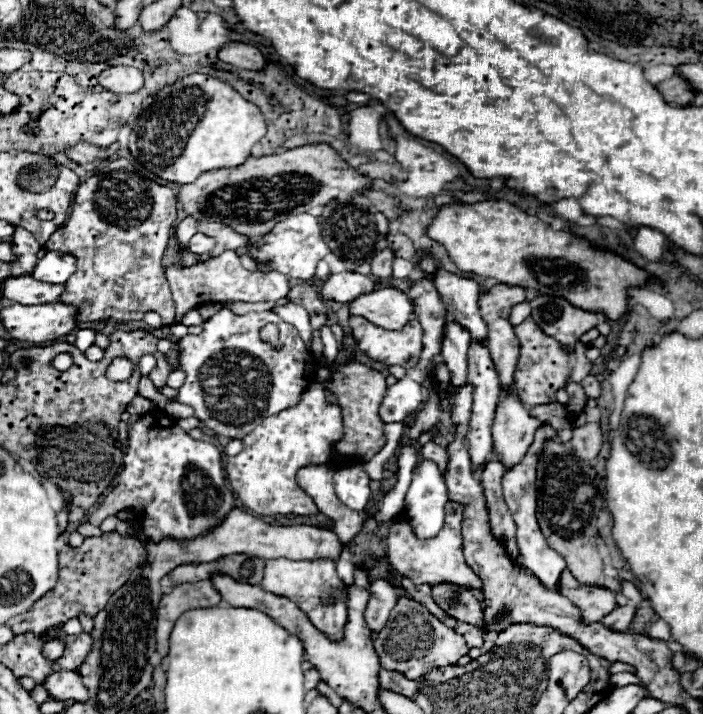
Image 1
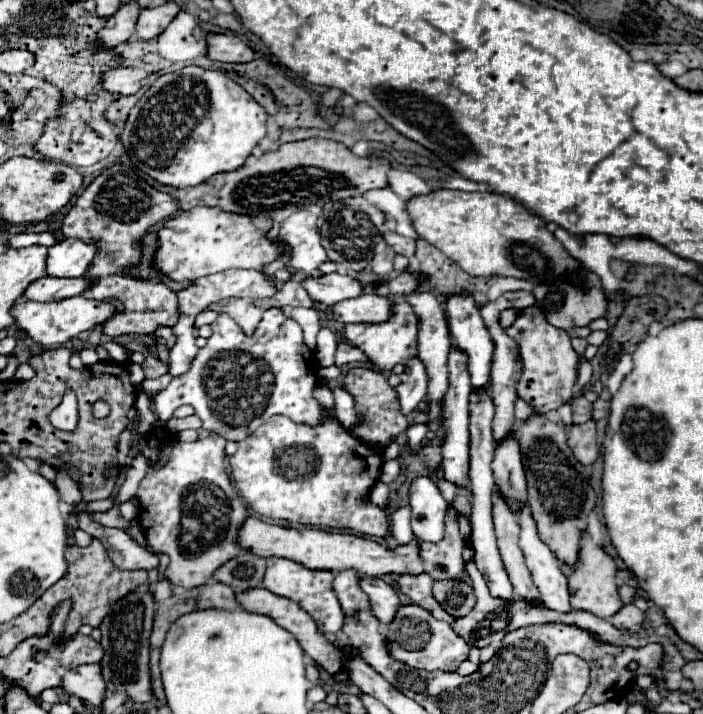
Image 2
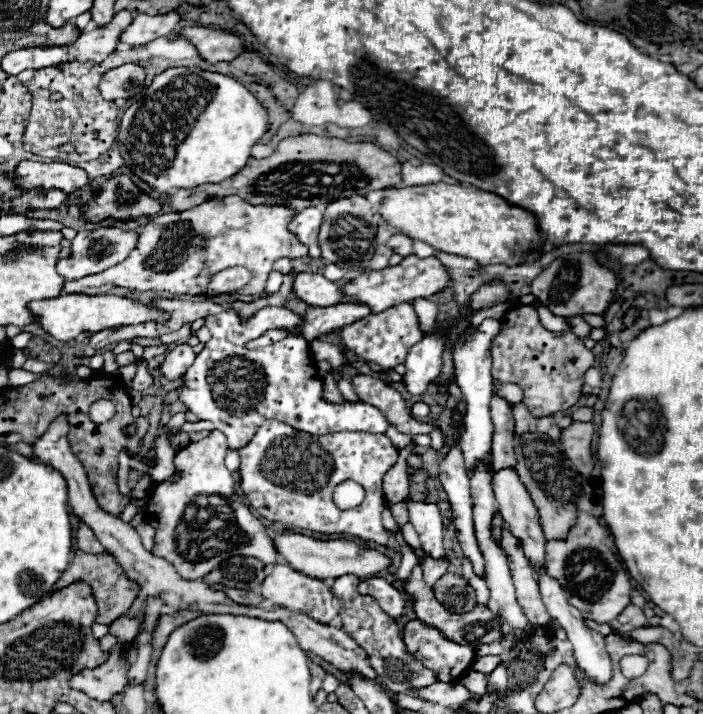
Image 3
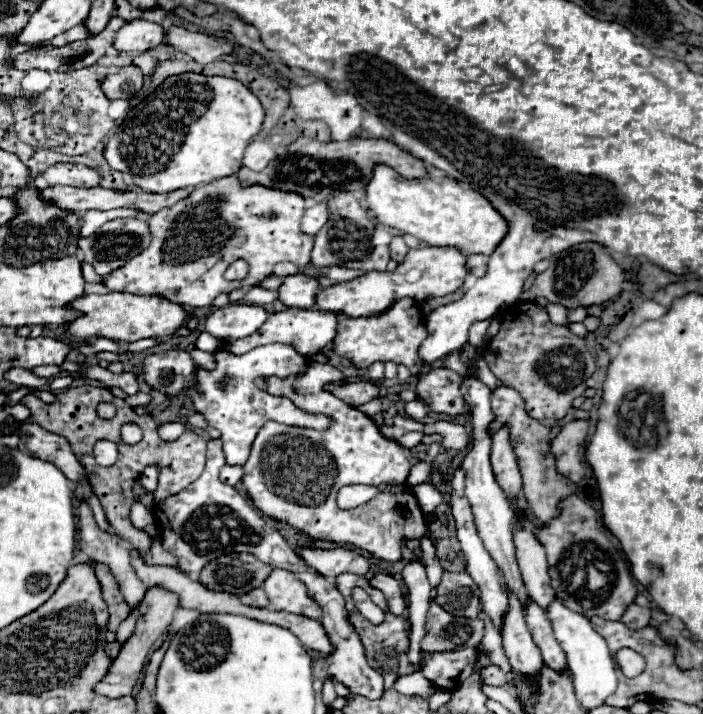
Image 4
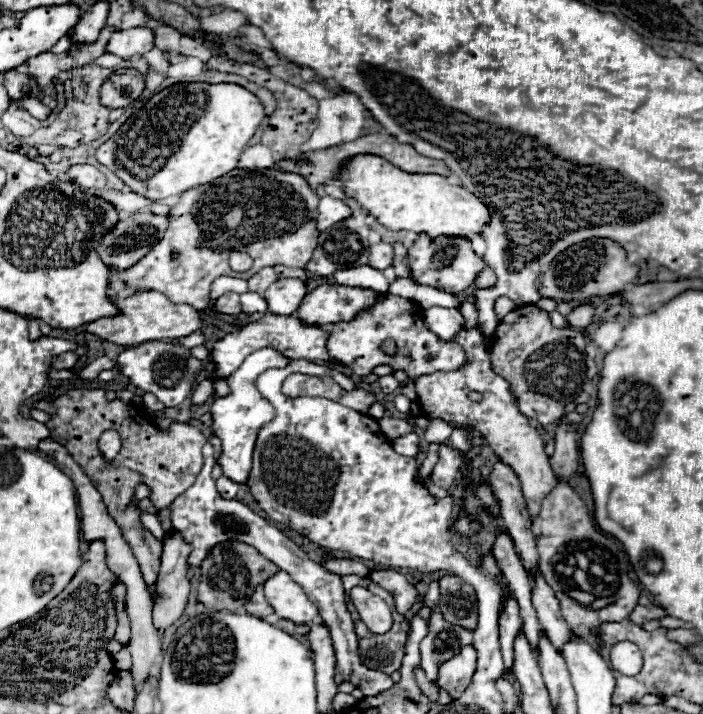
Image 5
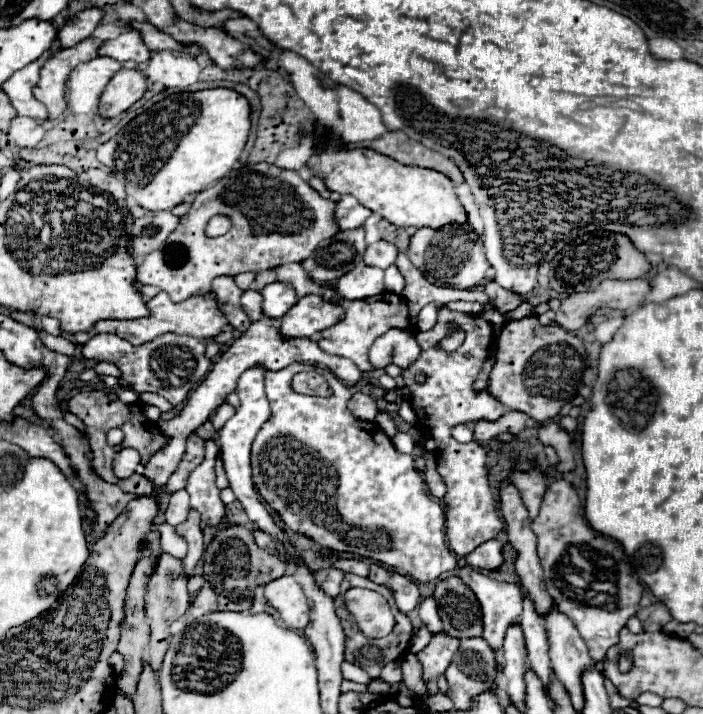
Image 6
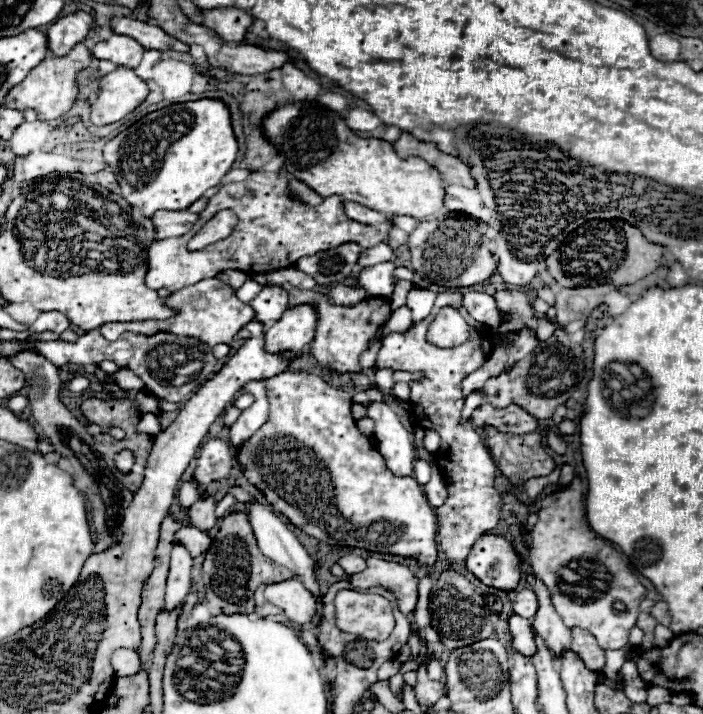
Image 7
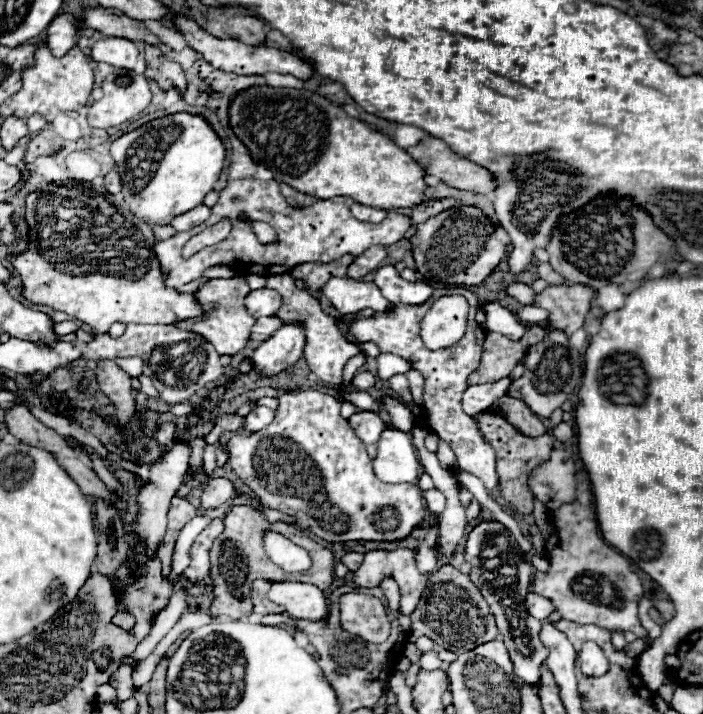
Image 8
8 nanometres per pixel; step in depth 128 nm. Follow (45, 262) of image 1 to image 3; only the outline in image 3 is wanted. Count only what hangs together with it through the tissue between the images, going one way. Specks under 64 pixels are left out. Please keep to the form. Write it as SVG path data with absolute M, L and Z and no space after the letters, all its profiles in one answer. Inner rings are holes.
M98 228L92 232L78 232L70 242L70 252L66 256L60 256L56 262L56 270L62 278L74 280L88 274L98 274L100 270L106 270L118 262L122 262L136 246L138 236L134 230L122 230L122 228Z

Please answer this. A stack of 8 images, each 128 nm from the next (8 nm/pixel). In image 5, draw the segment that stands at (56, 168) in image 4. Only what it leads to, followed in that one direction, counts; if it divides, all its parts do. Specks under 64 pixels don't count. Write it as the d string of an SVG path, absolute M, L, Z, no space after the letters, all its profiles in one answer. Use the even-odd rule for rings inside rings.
M76 164L68 168L68 178L78 184L80 188L104 188L106 186L106 178L102 176L100 170L96 170L94 166L88 164Z

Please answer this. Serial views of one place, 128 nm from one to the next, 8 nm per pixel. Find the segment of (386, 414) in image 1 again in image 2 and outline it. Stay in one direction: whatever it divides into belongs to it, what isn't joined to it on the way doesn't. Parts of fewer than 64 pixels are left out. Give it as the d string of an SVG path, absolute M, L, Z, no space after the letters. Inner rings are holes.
M416 358L406 364L406 370L400 374L400 386L396 386L398 404L402 414L410 414L418 408L418 404L426 398L428 388L428 376L424 370L424 364Z

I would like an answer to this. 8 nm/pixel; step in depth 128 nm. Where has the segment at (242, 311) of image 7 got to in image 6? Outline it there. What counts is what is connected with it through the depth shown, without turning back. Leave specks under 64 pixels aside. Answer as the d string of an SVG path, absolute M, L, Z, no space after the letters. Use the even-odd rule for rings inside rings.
M158 292L154 298L146 302L146 308L150 316L146 318L134 318L134 320L100 320L94 324L94 330L98 334L116 334L124 340L128 340L134 346L140 346L144 342L150 342L162 334L180 334L180 336L194 336L194 338L212 338L224 330L228 320L220 314L216 308L216 298L214 294L206 296L192 296L184 302L172 302L166 292Z

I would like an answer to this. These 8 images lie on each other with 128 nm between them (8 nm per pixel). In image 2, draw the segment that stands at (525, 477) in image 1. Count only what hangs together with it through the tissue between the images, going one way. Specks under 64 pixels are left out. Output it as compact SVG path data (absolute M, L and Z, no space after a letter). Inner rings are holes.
M524 506L518 512L518 524L520 524L520 548L526 560L526 566L530 570L530 576L540 590L542 602L560 612L570 610L570 592L566 584L566 576L560 570L560 560L554 556L554 552L540 540L536 522L530 514L530 506Z

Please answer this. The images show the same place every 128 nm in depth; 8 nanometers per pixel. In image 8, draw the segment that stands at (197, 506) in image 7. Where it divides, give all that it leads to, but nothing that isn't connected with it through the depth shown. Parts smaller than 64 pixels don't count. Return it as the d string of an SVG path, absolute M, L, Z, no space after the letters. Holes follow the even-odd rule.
M214 478L206 484L200 500L202 500L202 510L212 510L224 504L234 496L234 484L226 478Z

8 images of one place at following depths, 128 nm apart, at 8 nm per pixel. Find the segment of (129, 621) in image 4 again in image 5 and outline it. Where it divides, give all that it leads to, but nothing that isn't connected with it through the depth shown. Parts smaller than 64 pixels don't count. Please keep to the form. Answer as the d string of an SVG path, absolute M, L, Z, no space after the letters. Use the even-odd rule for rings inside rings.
M122 646L120 652L112 656L112 662L114 662L116 670L130 670L130 650L128 650L128 646Z

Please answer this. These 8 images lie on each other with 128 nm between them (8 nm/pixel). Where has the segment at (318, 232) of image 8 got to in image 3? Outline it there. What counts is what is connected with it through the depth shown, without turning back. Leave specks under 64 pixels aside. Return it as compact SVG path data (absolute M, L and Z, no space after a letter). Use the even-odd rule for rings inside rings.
M212 198L186 212L170 212L156 216L144 226L138 246L130 256L100 272L78 280L66 280L62 294L106 294L108 290L122 286L130 290L162 290L170 294L194 294L206 292L212 274L230 266L244 266L252 270L254 280L240 290L240 294L260 296L266 288L272 264L278 258L302 258L308 256L306 246L288 230L292 210L284 206L248 206L240 198Z

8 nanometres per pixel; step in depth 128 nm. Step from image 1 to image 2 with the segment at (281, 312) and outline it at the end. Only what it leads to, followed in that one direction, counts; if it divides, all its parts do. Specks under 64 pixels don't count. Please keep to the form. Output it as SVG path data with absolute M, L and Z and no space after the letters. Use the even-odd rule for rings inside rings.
M284 306L282 312L284 312L284 316L292 318L300 324L302 334L304 334L304 344L314 352L316 350L316 336L320 330L318 312L314 308L292 308L292 306Z

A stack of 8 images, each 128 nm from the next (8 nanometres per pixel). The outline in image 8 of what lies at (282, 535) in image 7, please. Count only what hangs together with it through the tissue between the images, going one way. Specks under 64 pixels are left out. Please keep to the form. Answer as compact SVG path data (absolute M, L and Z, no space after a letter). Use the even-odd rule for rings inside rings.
M268 530L264 534L264 550L276 566L280 566L282 570L288 570L288 572L306 570L312 564L310 556L304 548L292 544L288 538L284 538L282 534L272 532L272 530Z

